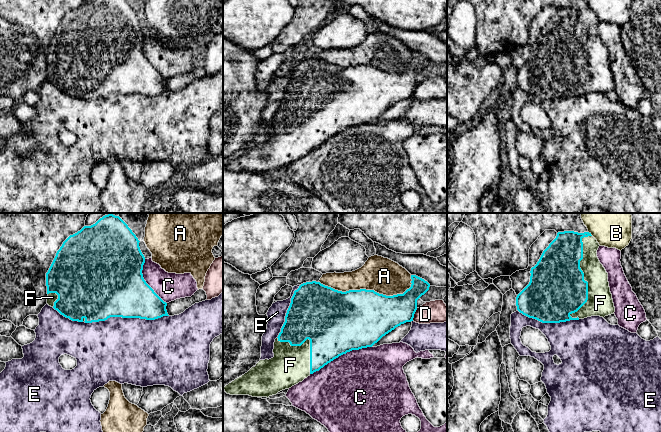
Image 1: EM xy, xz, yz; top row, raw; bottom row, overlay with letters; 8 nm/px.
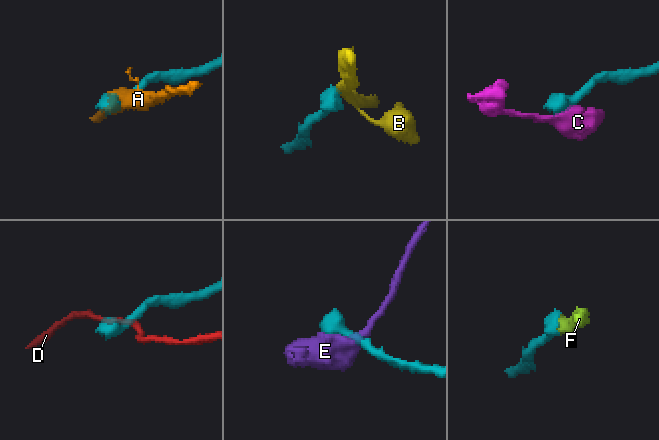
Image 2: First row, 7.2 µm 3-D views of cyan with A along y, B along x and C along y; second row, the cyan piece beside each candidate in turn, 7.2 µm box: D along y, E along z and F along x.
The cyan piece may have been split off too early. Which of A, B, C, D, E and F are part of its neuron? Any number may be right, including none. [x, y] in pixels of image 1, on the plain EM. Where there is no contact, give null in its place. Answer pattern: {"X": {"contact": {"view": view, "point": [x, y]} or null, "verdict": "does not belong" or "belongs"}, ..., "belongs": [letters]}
{"A": {"contact": {"view": "xz", "point": [368, 66]}, "verdict": "does not belong"}, "B": {"contact": {"view": "yz", "point": [590, 9]}, "verdict": "does not belong"}, "C": {"contact": {"view": "xz", "point": [340, 131]}, "verdict": "does not belong"}, "D": {"contact": {"view": "xz", "point": [414, 89]}, "verdict": "does not belong"}, "E": {"contact": {"view": "xy", "point": [126, 93]}, "verdict": "does not belong"}, "F": {"contact": {"view": "yz", "point": [583, 51]}, "verdict": "belongs"}, "belongs": ["F"]}

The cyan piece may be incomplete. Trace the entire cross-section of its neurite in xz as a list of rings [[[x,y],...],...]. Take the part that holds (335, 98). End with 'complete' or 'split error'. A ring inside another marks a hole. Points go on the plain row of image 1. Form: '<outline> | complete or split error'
[[[411,51],[411,63],[403,70],[386,72],[374,66],[335,66],[320,58],[306,58],[291,74],[281,108],[274,118],[274,133],[260,136],[255,143],[224,163],[230,171],[269,173],[289,165],[325,141],[352,126],[372,123],[383,112],[406,98],[413,97],[417,76],[430,60]]] | split error

